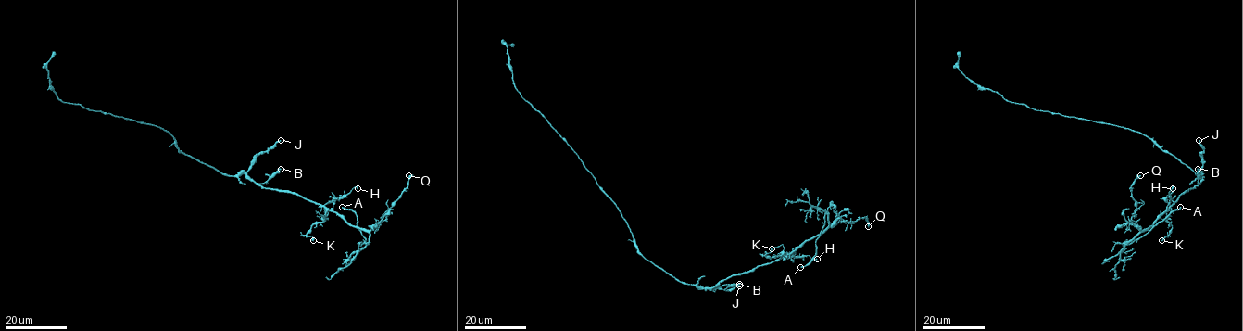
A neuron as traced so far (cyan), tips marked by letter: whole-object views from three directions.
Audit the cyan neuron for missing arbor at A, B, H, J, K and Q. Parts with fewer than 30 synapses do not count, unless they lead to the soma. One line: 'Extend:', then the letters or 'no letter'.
Extend: A

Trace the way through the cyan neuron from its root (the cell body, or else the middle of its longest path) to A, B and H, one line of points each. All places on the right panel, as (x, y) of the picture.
A: (1173, 156), (1198, 175), (1201, 173), (1201, 181), (1183, 193), (1149, 228), (1180, 207)
B: (1173, 156), (1198, 175), (1201, 173), (1199, 184), (1198, 169)
H: (1173, 156), (1198, 175), (1201, 173), (1201, 181), (1183, 193), (1168, 210), (1169, 193), (1173, 188)

